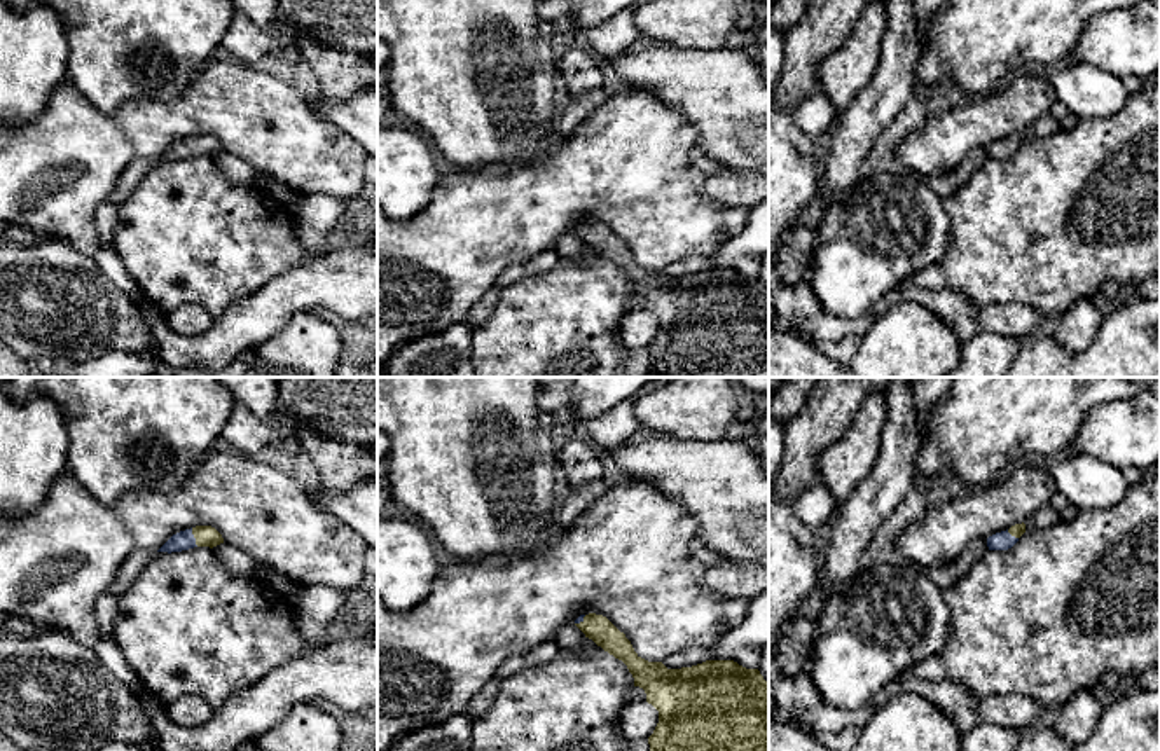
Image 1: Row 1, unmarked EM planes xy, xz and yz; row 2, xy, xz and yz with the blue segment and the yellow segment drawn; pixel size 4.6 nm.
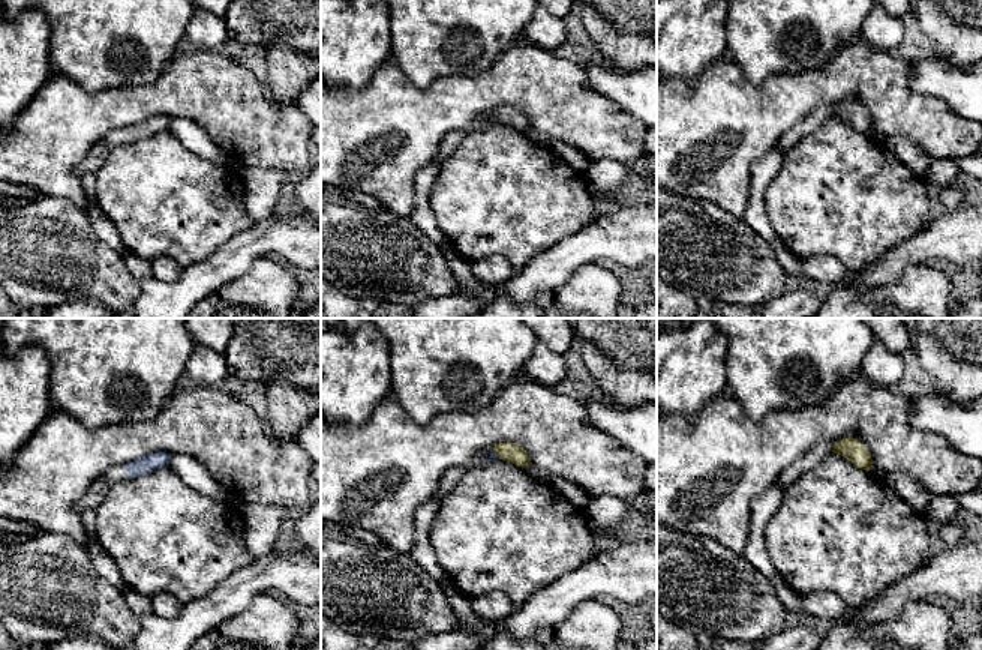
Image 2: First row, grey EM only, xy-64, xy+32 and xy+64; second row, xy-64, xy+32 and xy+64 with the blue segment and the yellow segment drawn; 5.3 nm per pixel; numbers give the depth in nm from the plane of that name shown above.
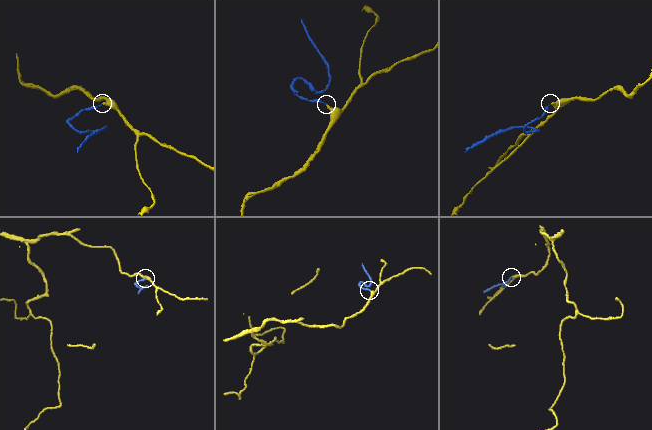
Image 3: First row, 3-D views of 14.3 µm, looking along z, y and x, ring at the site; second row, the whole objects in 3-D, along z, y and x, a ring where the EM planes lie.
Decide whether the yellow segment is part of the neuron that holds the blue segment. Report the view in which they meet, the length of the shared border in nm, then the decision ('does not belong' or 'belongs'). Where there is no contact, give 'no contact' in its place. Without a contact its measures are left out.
meets blue in xy; contact 90 nm long; belongs

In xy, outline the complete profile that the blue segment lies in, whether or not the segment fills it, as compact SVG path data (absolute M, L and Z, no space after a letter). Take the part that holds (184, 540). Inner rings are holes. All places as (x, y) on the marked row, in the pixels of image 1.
M196 526L173 534L157 552L182 552L194 547L217 547L224 543L222 534L211 526Z

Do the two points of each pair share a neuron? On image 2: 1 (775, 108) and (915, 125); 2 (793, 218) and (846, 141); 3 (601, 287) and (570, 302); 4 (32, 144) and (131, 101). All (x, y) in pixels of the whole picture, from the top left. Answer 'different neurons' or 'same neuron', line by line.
1: same neuron
2: same neuron
3: same neuron
4: same neuron

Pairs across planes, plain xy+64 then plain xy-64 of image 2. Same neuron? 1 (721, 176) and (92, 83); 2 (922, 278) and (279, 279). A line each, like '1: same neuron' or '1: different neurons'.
1: different neurons
2: same neuron

